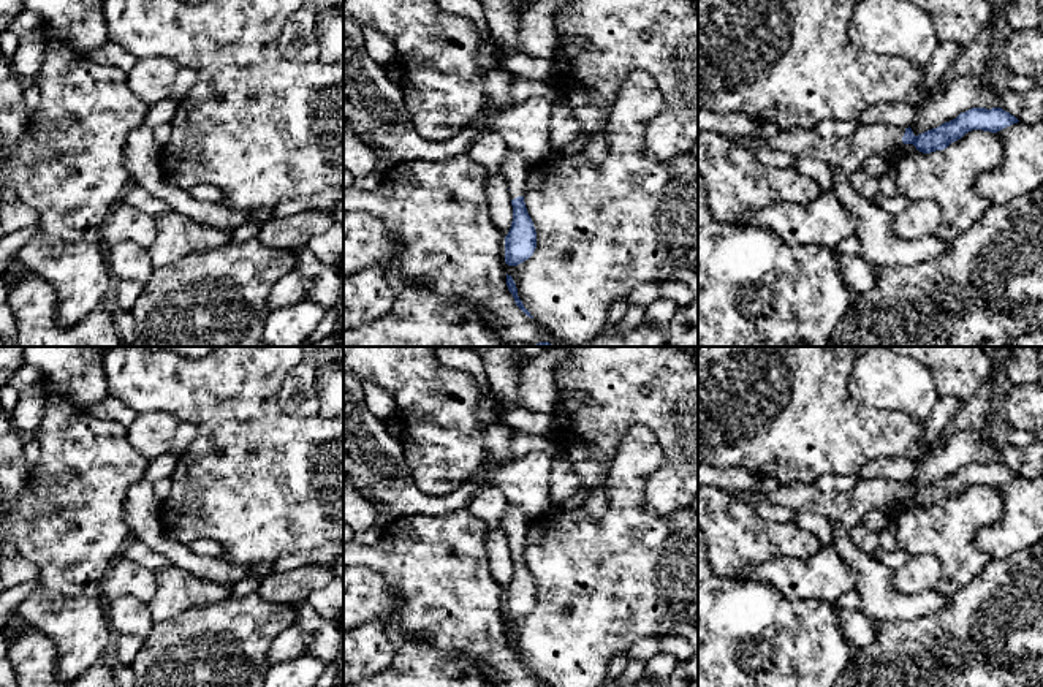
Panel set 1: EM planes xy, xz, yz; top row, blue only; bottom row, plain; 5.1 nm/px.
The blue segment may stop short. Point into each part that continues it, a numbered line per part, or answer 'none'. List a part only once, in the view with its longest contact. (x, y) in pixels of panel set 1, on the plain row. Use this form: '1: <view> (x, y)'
1: xz (516, 521)

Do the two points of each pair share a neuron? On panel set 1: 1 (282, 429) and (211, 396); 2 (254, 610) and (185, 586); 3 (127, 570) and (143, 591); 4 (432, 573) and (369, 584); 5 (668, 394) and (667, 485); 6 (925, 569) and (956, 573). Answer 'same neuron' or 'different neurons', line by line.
1: same neuron
2: different neurons
3: same neuron
4: different neurons
5: same neuron
6: different neurons

